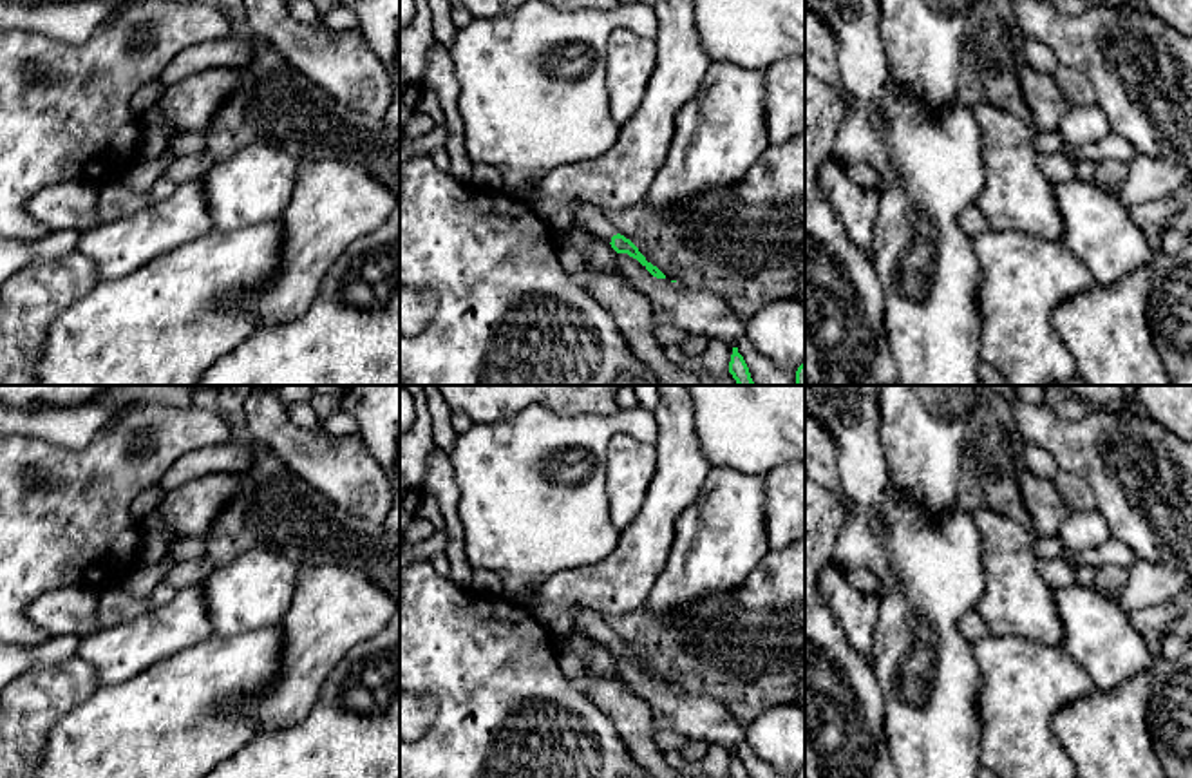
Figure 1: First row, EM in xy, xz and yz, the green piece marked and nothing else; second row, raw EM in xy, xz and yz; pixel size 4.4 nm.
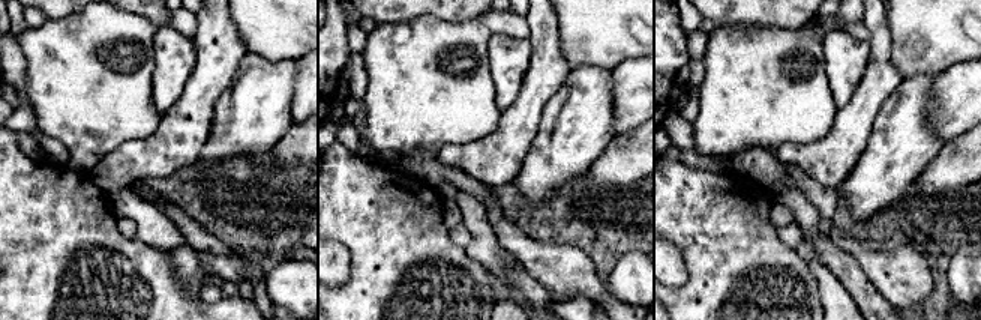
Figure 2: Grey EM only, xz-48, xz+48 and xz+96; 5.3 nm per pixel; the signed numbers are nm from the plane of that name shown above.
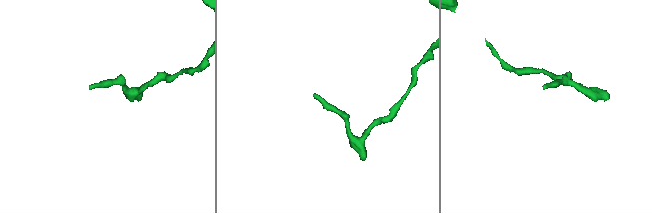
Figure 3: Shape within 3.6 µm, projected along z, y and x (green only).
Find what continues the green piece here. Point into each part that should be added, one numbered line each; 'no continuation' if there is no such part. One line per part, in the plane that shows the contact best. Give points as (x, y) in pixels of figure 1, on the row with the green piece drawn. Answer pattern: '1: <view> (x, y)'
1: xz (594, 219)

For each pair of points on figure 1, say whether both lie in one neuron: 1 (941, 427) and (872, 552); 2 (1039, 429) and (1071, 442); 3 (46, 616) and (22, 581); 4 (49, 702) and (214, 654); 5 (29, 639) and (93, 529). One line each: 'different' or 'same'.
1: different
2: same
3: different
4: different
5: same

